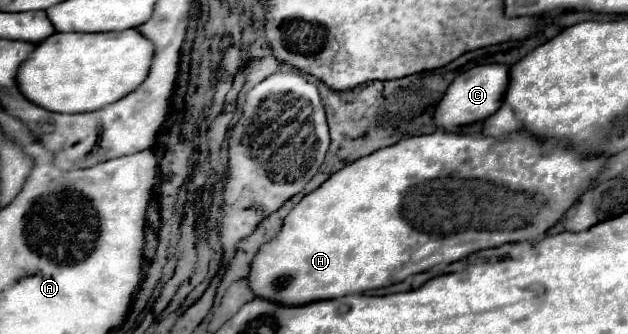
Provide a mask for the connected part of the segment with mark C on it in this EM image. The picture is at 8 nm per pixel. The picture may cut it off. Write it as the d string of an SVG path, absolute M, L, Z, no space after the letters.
M494 63L494 65L472 67L472 69L464 71L464 73L460 73L450 83L444 97L440 99L440 103L434 109L432 121L434 121L436 127L442 127L446 131L454 131L458 127L482 121L482 119L490 117L496 109L500 109L506 87L508 87L508 67L506 65L496 65Z

